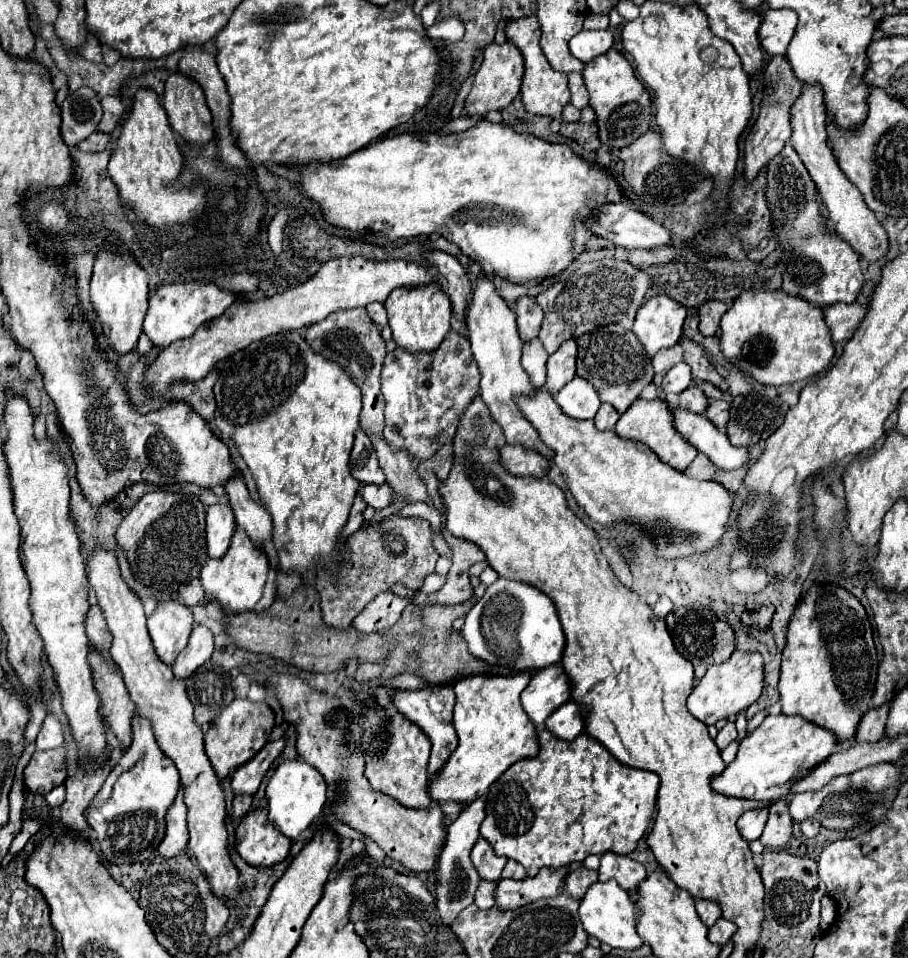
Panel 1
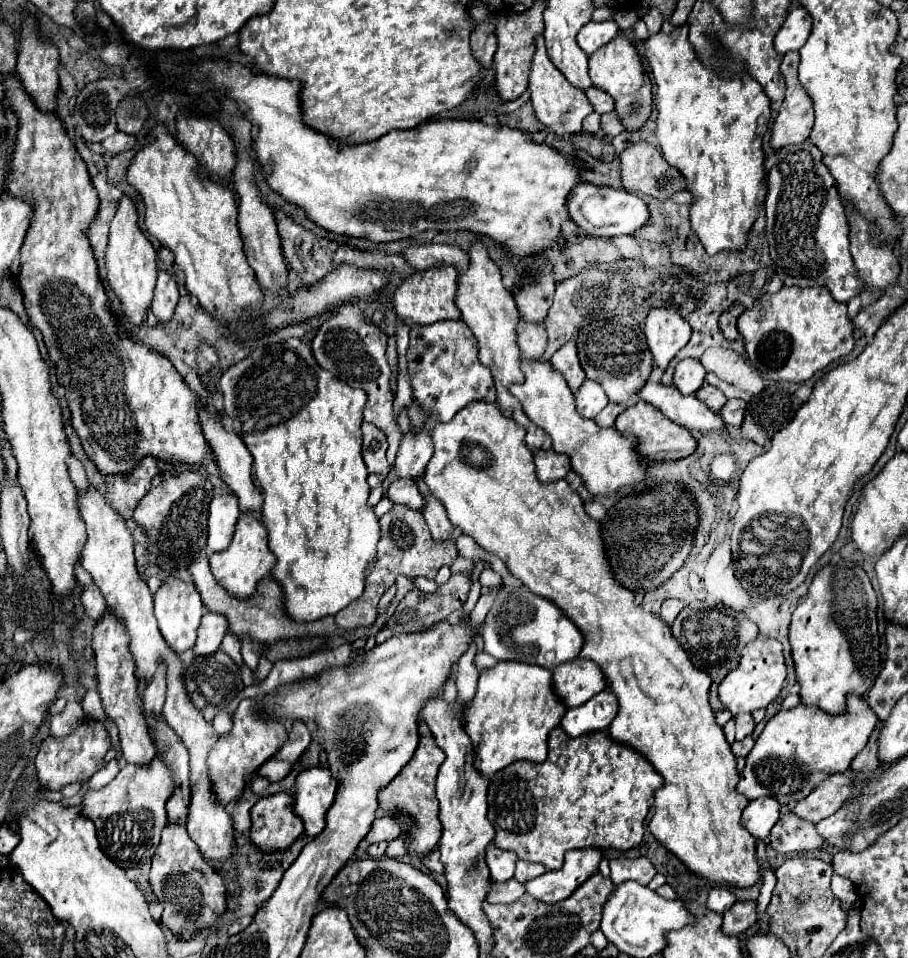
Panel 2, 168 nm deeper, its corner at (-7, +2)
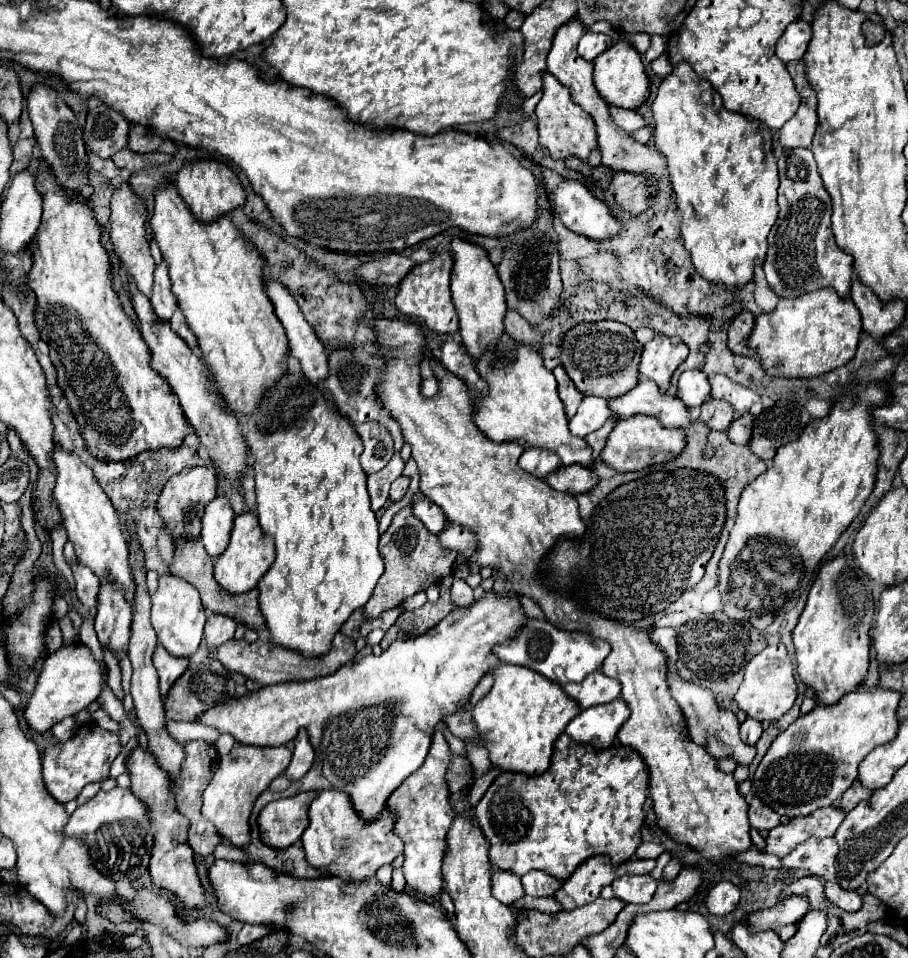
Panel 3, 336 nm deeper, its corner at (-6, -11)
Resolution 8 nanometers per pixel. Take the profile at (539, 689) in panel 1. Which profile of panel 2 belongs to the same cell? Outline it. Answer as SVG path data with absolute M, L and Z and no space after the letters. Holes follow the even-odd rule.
M573 659L573 663L561 663L561 667L553 671L553 689L565 707L577 707L605 689L605 677L597 663L589 659Z

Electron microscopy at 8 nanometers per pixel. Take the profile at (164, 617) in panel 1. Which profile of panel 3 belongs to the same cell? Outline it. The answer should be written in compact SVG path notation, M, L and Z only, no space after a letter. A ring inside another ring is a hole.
M164 574L158 580L158 588L152 594L152 626L158 634L158 642L172 654L172 656L182 656L190 658L200 642L202 642L202 632L204 632L204 606L200 604L198 592L188 584L184 578L174 576L174 574Z

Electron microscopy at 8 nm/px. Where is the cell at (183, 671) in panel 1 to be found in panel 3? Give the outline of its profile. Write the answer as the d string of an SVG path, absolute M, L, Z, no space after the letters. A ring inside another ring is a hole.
M212 614L206 620L206 626L204 626L204 644L206 644L206 648L214 650L220 644L232 640L234 638L234 630L236 630L236 622L230 616Z

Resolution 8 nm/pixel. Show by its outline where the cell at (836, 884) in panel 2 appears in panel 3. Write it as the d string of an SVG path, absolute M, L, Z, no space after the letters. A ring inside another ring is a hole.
M808 838L804 844L798 844L788 856L782 858L784 868L802 868L810 874L816 874L824 880L836 882L836 856L838 844L836 838Z

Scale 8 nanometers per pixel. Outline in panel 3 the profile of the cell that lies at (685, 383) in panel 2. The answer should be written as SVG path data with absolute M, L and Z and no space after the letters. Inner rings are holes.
M686 370L678 380L678 398L688 406L702 406L710 396L710 382L704 372Z

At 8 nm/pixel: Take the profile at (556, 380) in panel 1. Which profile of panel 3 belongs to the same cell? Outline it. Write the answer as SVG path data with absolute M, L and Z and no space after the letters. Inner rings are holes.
M558 366L554 370L554 376L558 380L558 396L560 396L560 400L562 400L564 408L566 408L566 418L572 418L576 414L576 410L578 410L584 396L572 384L572 380L568 378L568 374L566 374L566 370L562 366Z

